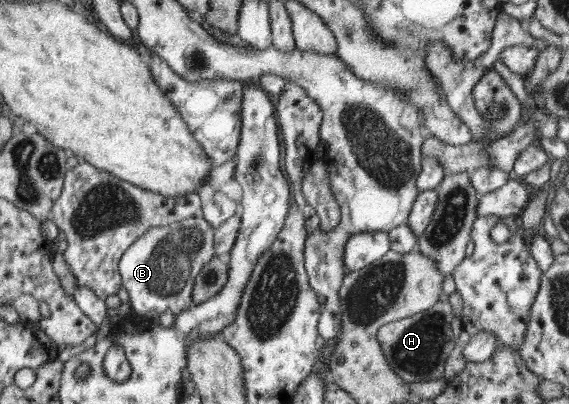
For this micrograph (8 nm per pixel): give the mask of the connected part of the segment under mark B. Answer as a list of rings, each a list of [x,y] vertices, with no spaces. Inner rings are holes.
[[[198,217],[153,227],[122,255],[118,263],[122,287],[129,293],[131,310],[148,320],[163,313],[179,315],[193,301],[194,283],[205,264],[213,259],[213,226]]]

